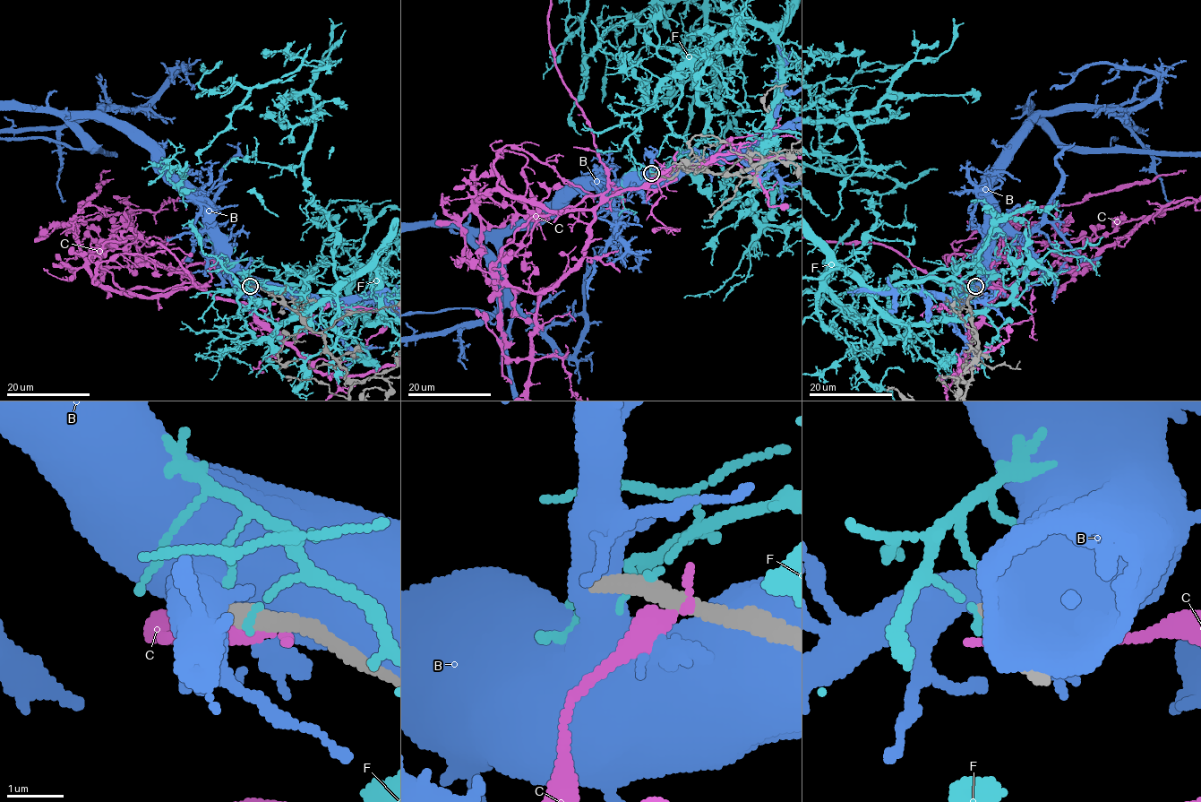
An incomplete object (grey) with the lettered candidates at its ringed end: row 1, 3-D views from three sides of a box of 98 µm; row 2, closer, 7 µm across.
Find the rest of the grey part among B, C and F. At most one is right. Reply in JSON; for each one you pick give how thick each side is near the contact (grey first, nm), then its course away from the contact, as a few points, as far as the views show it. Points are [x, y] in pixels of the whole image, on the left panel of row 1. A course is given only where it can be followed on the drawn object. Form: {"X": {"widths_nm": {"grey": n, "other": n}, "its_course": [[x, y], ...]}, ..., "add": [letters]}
{"add": []}

